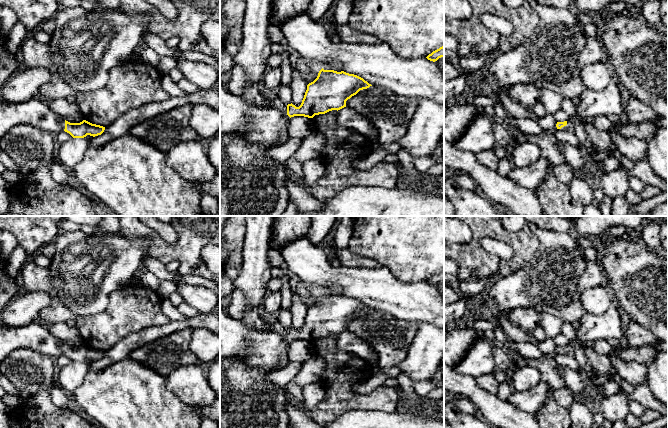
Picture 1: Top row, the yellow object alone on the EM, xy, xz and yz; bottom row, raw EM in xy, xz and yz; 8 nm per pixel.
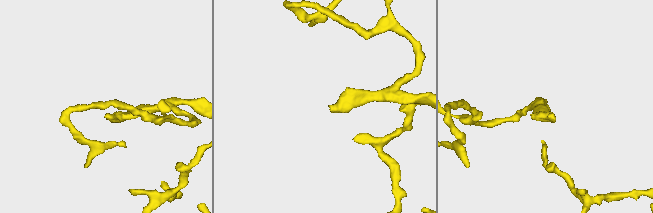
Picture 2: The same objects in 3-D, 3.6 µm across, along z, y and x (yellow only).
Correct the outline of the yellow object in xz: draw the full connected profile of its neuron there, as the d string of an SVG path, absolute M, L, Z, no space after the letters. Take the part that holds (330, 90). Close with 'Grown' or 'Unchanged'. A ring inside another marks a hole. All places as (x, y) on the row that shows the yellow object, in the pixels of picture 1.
M319 71L317 78L307 85L299 107L288 104L286 111L272 106L249 105L234 96L220 83L220 136L237 134L247 142L272 148L289 140L287 132L291 117L313 118L346 107L346 101L371 84L363 78L344 71Z. Grown

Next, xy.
M32 98L22 103L9 103L0 99L0 140L13 127L32 125L54 135L65 131L73 138L101 135L105 127L86 120L70 123L54 112L45 100Z. Grown

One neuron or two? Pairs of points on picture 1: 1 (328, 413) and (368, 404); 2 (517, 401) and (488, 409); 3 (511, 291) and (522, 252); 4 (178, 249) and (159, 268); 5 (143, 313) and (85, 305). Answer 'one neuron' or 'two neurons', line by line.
1: one neuron
2: two neurons
3: two neurons
4: two neurons
5: two neurons

